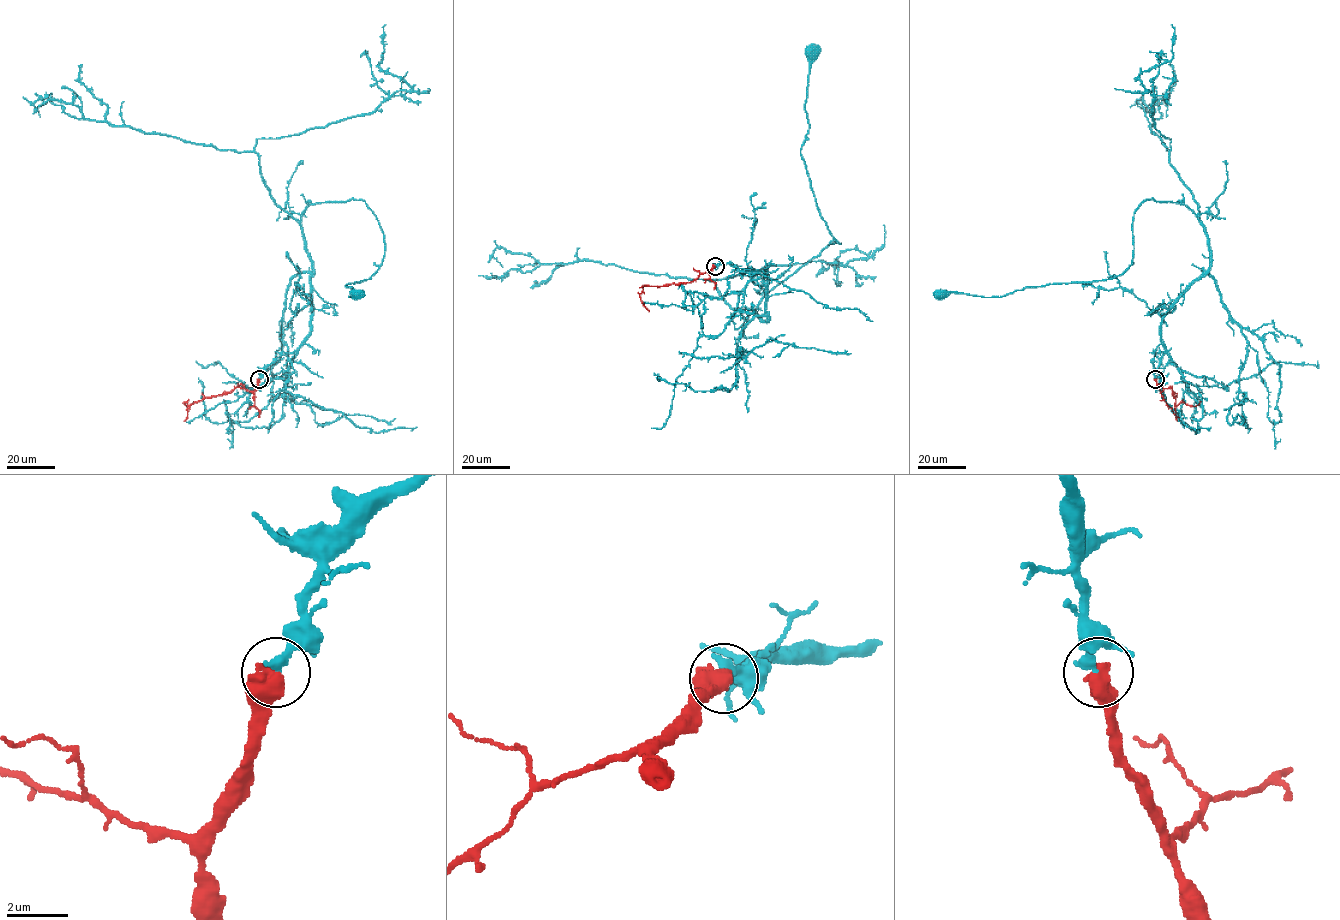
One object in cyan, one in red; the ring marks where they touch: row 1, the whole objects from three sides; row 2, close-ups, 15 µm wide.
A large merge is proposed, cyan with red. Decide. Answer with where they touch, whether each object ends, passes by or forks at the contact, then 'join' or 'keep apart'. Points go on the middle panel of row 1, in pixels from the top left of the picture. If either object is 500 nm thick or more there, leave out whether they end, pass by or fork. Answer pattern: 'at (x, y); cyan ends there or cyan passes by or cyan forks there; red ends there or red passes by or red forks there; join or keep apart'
at (715, 266); join

